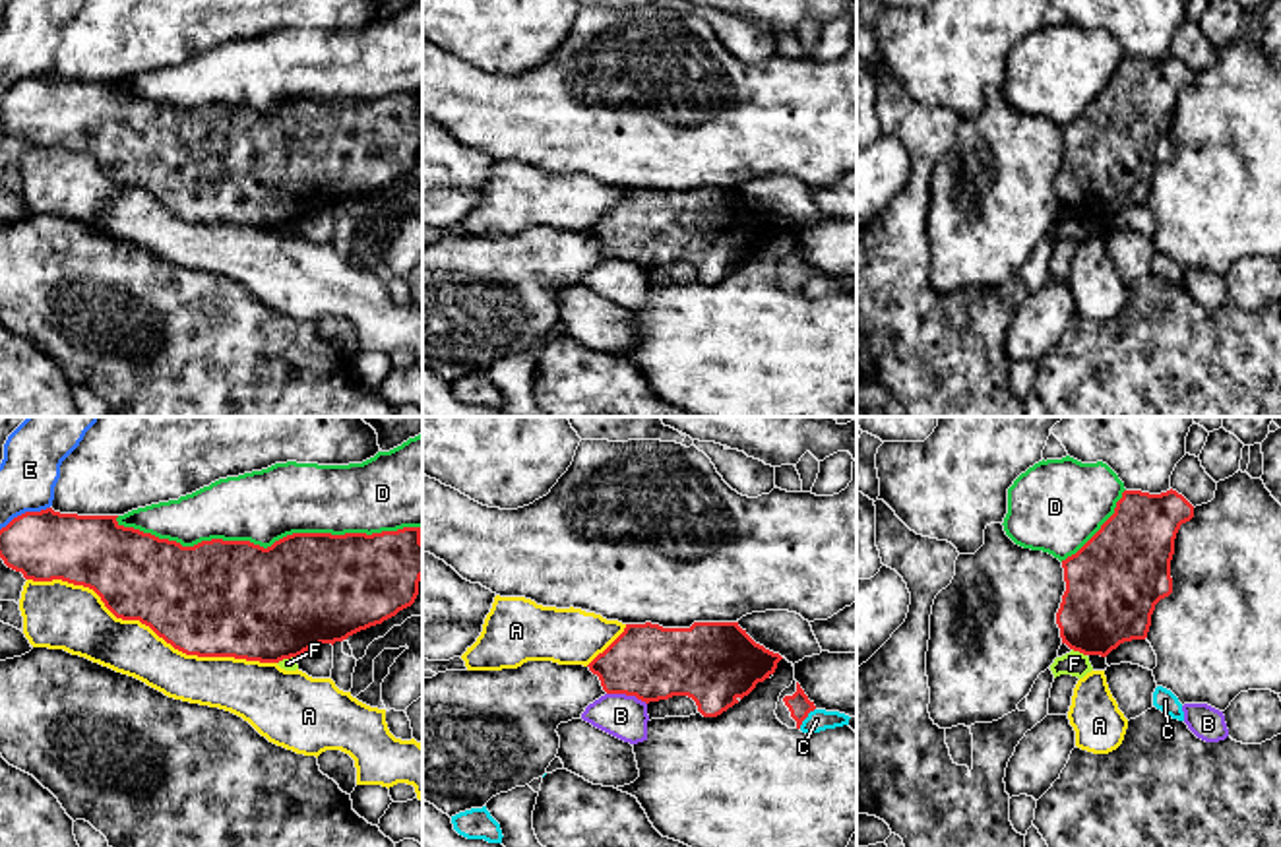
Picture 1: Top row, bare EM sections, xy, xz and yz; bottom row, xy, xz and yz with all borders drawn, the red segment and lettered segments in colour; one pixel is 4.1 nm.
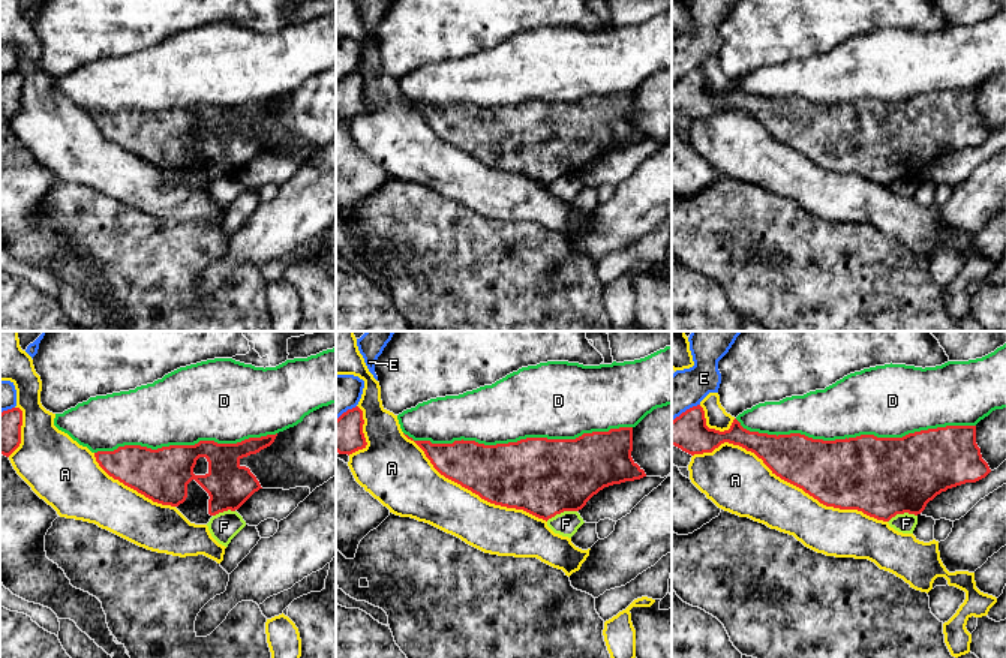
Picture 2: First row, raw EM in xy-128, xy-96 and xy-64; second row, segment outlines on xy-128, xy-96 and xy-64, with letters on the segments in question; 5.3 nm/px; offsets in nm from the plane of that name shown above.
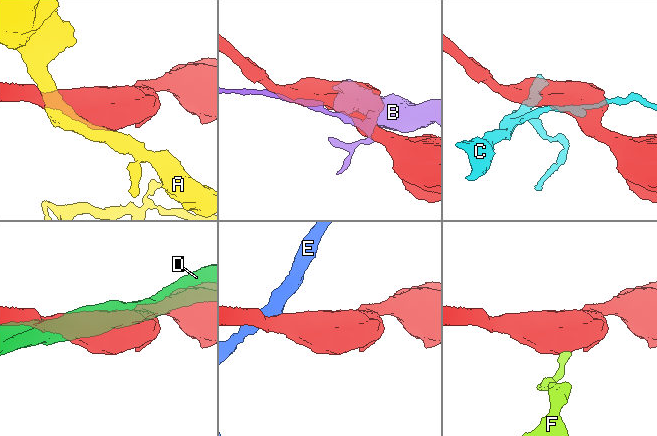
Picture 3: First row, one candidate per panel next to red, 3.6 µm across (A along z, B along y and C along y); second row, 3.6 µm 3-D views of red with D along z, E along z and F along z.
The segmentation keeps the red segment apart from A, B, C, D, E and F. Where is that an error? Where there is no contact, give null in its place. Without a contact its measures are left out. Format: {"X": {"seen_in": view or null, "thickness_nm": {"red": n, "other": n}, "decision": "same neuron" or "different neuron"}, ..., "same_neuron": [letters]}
{"A": {"seen_in": "xy", "thickness_nm": {"red": 460, "other": 220}, "decision": "different neuron"}, "B": {"seen_in": "xz", "thickness_nm": {"red": 300, "other": 180}, "decision": "different neuron"}, "C": {"seen_in": "xz", "thickness_nm": {"red": 90, "other": 90}, "decision": "different neuron"}, "D": {"seen_in": "xy", "thickness_nm": {"red": 480, "other": 300}, "decision": "different neuron"}, "E": {"seen_in": "xy", "thickness_nm": {"red": 300, "other": 240}, "decision": "different neuron"}, "F": {"seen_in": "yz", "thickness_nm": {"red": 380, "other": 100}, "decision": "different neuron"}, "same_neuron": []}

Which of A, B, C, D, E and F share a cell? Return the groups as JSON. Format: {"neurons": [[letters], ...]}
{"neurons": [["A"], ["B"], ["C"], ["D"], ["E"], ["F"]]}

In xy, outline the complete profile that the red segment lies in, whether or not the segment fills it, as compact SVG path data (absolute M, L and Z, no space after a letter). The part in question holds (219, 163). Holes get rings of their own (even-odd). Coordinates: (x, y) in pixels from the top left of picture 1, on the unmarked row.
M52 74L25 78L0 95L0 124L25 145L62 145L93 155L105 173L122 186L140 186L186 221L234 223L279 229L298 223L320 209L382 190L411 173L422 143L421 93L382 99L293 99L264 114L250 107L202 107L182 112L116 87L118 81L60 79Z

